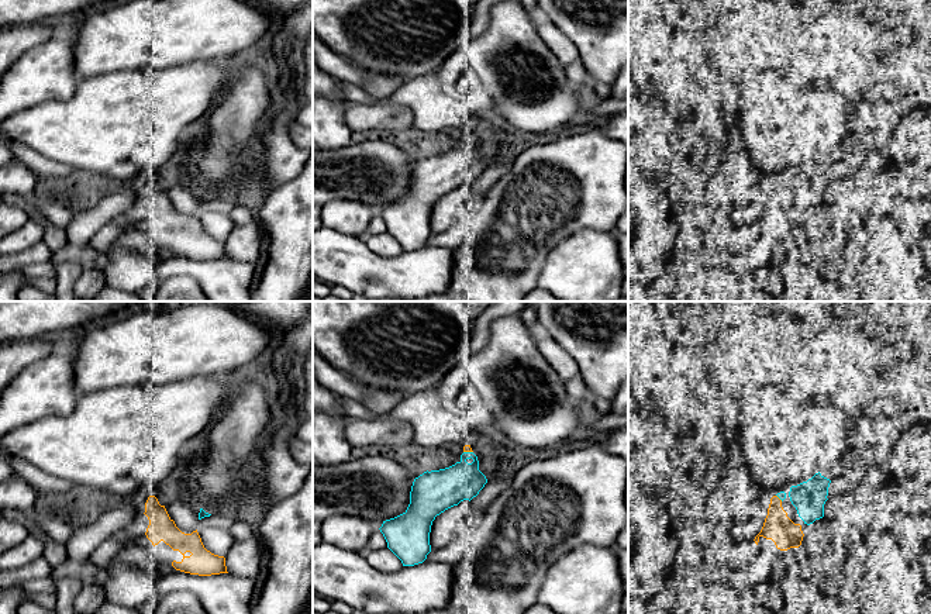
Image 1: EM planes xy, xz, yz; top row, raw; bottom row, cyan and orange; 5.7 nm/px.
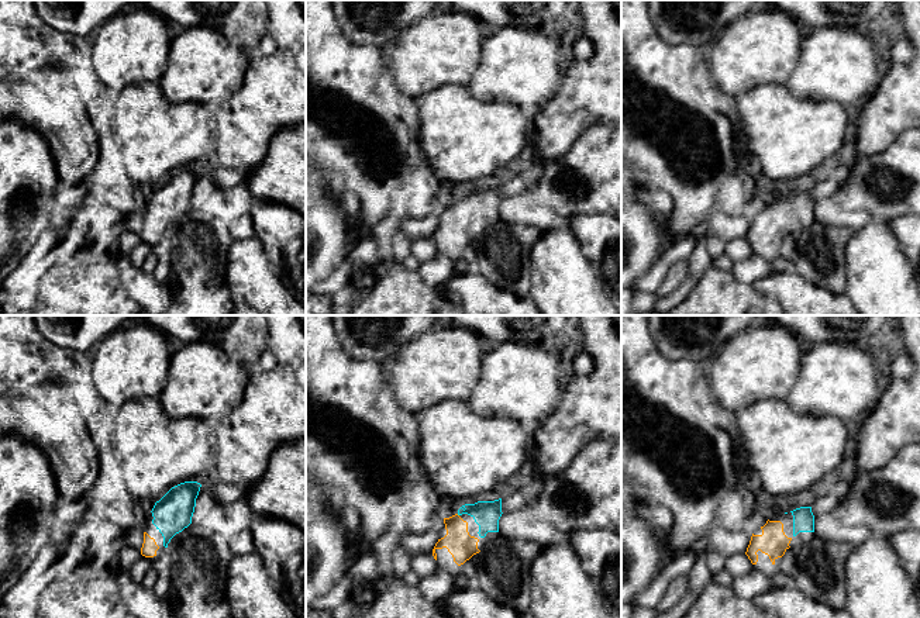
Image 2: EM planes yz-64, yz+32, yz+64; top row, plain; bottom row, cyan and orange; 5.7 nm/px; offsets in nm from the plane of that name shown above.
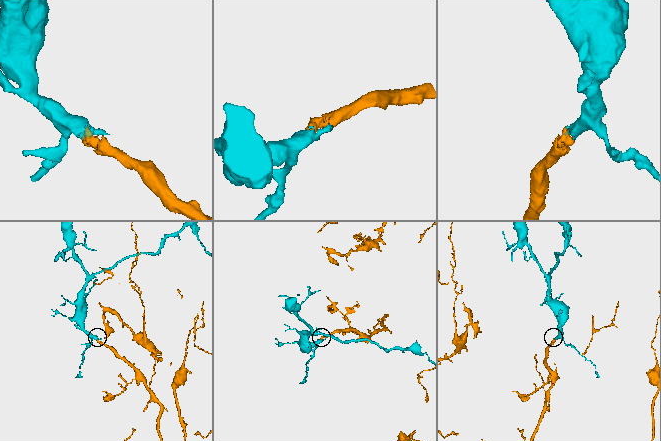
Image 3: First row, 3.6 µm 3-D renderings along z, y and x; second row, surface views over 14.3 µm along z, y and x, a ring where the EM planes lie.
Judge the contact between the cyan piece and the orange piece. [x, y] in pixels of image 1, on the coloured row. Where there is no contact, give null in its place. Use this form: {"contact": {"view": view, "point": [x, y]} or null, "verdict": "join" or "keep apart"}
{"contact": {"view": "xz", "point": [468, 452]}, "verdict": "join"}

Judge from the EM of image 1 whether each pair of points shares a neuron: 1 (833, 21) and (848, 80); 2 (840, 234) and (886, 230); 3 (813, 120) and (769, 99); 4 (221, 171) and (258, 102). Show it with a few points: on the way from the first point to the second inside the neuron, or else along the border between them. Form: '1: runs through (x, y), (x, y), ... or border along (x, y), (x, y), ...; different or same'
1: runs through (835, 35), (835, 44), (847, 55), (848, 66); same
2: border along (854, 238), (855, 245); different
3: runs through (802, 120), (795, 120), (780, 107); same
4: runs through (226, 154), (233, 142), (233, 127), (241, 118); same

